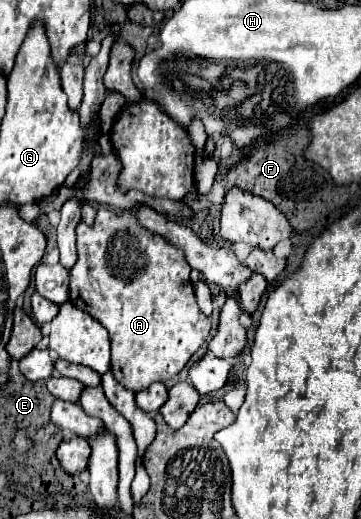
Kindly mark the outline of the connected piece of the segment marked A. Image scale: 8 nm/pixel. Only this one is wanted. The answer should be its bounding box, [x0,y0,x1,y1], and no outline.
[69,207,211,393]

